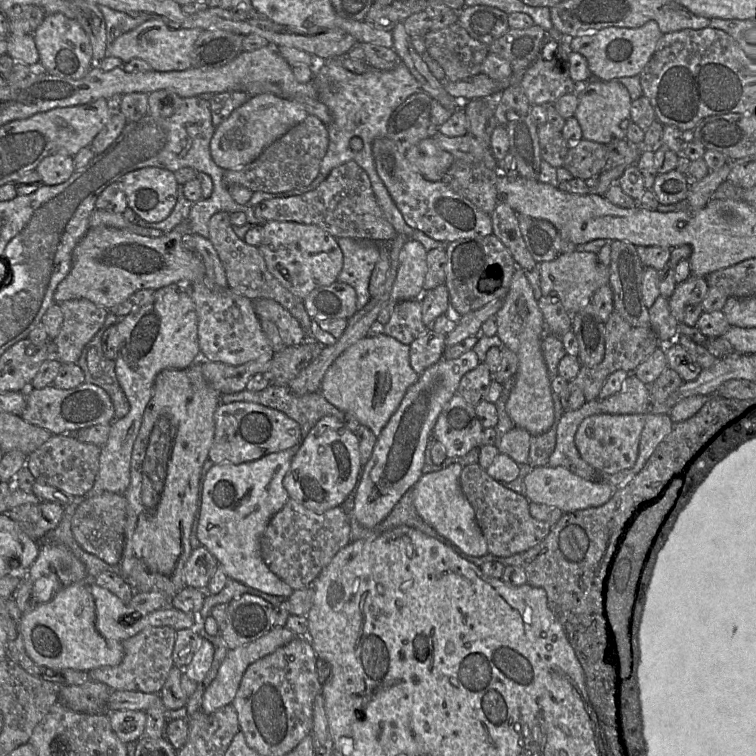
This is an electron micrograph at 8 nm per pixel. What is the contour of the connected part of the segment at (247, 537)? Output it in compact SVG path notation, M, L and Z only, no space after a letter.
M301 443L238 465L214 464L202 485L197 537L223 566L228 578L263 593L287 599L293 589L275 575L262 558L261 537L273 516L287 503L283 479Z

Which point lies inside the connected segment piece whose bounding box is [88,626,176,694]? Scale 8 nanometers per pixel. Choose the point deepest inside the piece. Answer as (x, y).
(147, 661)

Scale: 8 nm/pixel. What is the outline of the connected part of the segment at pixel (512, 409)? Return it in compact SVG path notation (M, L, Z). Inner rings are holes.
M517 267L514 272L496 318L498 337L518 357L515 383L506 404L506 411L515 426L527 430L532 436L543 434L551 428L555 417L551 378L541 350L546 324L523 269Z

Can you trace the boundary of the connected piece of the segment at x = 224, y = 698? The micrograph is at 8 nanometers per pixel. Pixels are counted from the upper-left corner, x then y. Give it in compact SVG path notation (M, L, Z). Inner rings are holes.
M274 627L270 632L258 638L257 640L245 646L238 647L234 650L229 650L225 660L218 670L215 679L212 681L203 695L202 711L207 715L212 715L222 707L232 705L247 668L252 663L275 652L278 648L285 646L297 637L304 636L297 636L294 632L290 631L286 627Z

